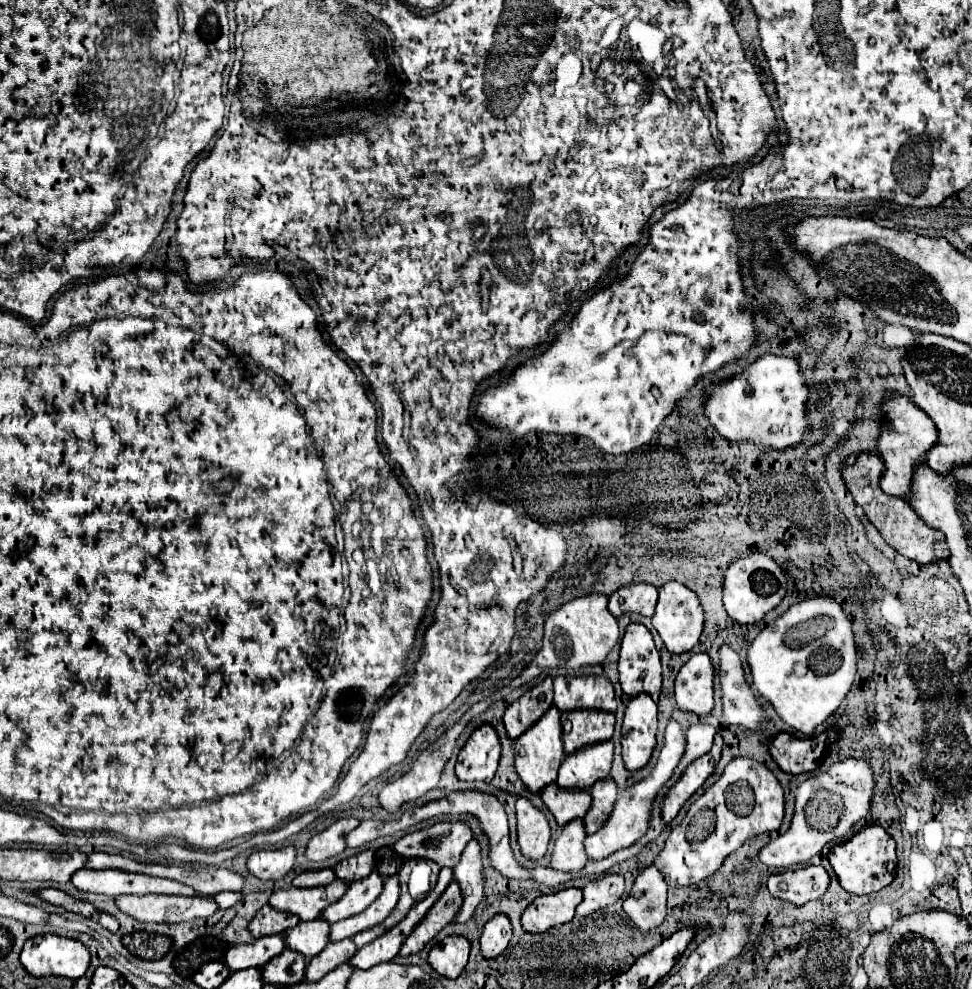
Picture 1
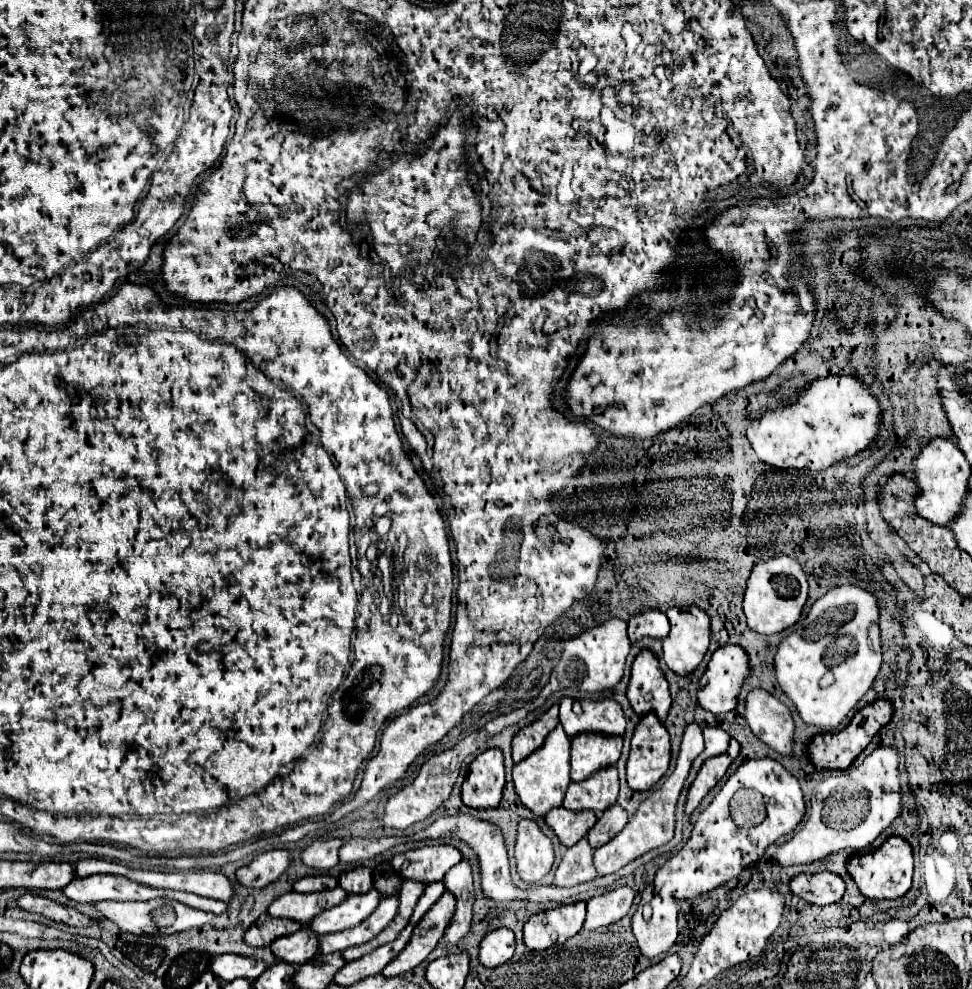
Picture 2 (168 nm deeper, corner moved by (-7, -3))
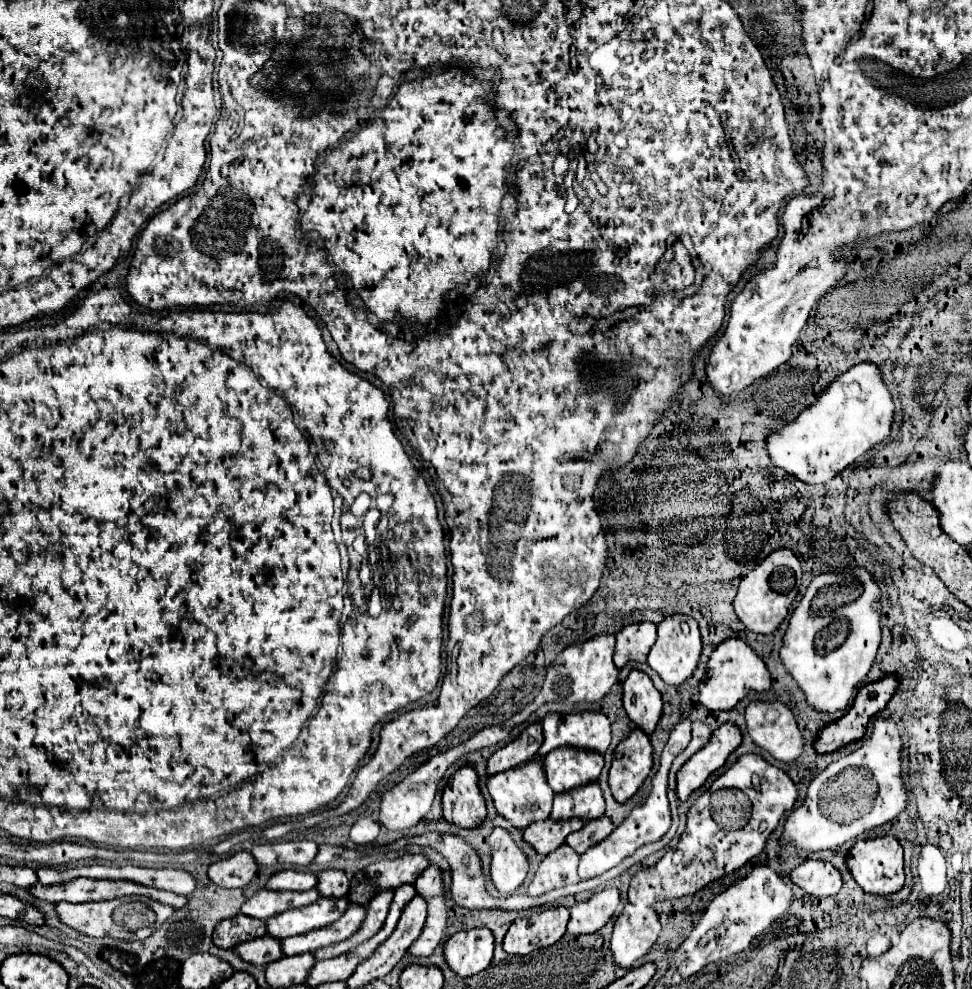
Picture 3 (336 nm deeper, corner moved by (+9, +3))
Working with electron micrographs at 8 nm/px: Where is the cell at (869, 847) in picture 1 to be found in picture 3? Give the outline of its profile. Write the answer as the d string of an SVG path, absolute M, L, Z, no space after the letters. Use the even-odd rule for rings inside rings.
M894 836L856 842L856 846L850 850L846 862L848 862L848 868L850 868L852 876L854 876L854 880L868 894L886 896L886 894L894 894L894 892L902 890L902 886L904 886L902 846L900 846L900 842Z

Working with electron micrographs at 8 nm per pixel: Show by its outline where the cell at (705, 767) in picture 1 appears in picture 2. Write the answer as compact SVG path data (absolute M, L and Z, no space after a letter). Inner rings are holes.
M732 738L730 740L730 746L724 754L716 756L716 758L708 758L708 762L704 762L702 770L698 772L696 780L692 782L690 790L688 790L688 798L686 798L686 806L684 806L684 812L690 816L694 812L694 808L700 804L700 800L722 780L722 776L726 774L730 762L738 756L738 742Z

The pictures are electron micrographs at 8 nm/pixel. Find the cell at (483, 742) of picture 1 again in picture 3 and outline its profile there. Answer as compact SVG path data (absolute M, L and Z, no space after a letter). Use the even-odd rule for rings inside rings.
M472 766L460 768L444 786L442 818L460 828L478 828L486 820L486 806Z

